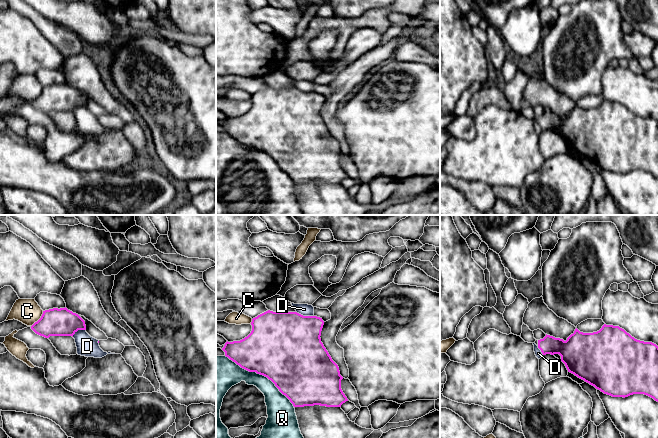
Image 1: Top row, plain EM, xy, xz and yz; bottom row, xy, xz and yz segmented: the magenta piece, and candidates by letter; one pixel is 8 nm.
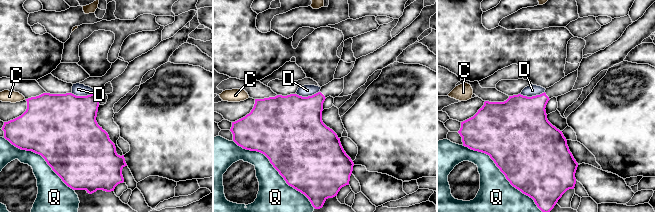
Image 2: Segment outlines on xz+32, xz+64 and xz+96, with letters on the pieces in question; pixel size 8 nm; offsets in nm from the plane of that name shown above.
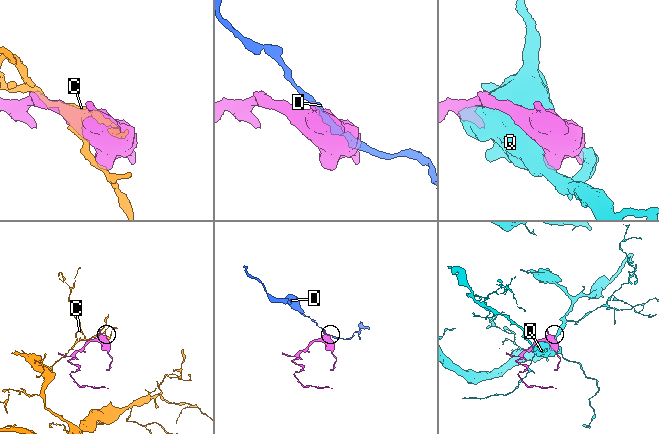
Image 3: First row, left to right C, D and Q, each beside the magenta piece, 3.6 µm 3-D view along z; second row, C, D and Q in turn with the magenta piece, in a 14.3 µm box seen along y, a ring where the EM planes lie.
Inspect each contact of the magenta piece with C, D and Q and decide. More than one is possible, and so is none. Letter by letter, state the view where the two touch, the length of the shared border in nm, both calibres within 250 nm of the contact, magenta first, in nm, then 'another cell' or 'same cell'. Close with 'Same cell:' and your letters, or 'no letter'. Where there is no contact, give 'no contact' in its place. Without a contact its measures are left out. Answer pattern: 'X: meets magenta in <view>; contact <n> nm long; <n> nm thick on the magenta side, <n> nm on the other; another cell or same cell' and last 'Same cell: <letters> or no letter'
C: meets magenta in xy; contact 160 nm long; 220 nm thick on the magenta side, 200 nm on the other; another cell
D: meets magenta in xz; contact 150 nm long; 500 nm thick on the magenta side, 100 nm on the other; another cell
Q: meets magenta in xz; contact 700 nm long; 500 nm thick on the magenta side, 190 nm on the other; another cell
Same cell: no letter

